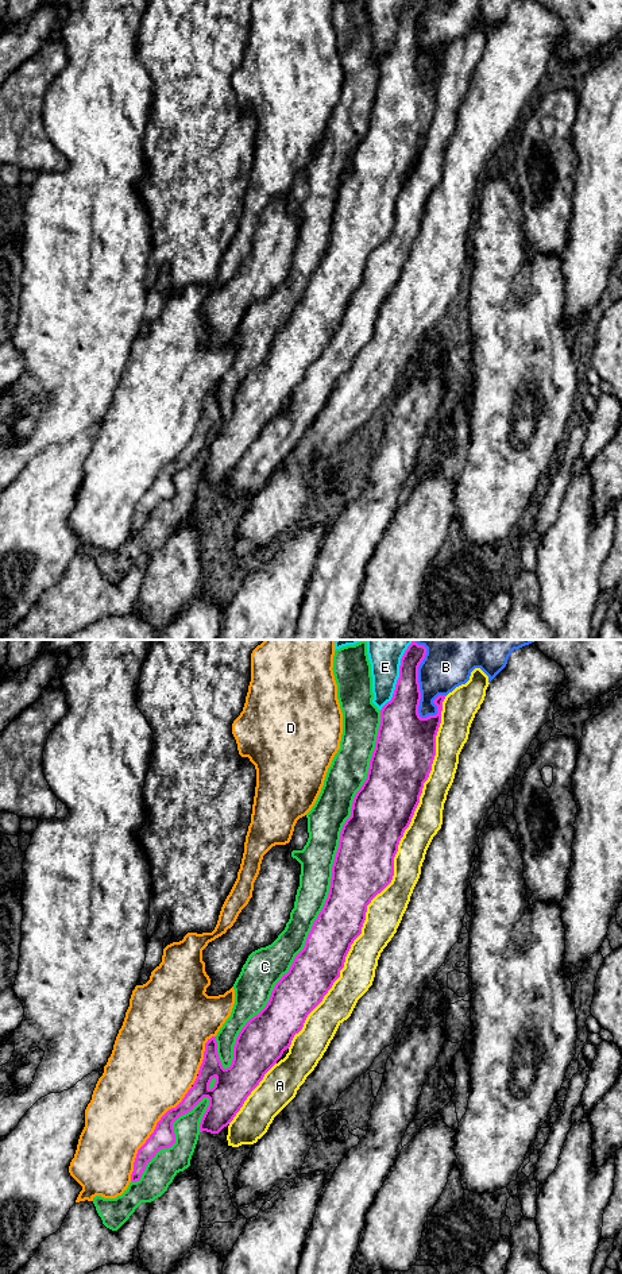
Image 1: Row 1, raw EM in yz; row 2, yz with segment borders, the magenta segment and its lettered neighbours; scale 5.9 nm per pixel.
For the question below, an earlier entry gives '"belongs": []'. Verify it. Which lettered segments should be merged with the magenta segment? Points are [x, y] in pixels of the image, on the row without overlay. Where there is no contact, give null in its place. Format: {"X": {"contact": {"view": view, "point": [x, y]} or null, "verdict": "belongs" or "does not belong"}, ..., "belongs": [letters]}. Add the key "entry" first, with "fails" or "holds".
{"entry": "fails", "A": {"contact": {"view": "yz", "point": [393, 224]}, "verdict": "belongs"}, "B": {"contact": {"view": "yz", "point": [418, 35]}, "verdict": "does not belong"}, "C": {"contact": {"view": "yz", "point": [329, 243]}, "verdict": "does not belong"}, "D": {"contact": {"view": "yz", "point": [153, 485]}, "verdict": "does not belong"}, "E": {"contact": {"view": "yz", "point": [398, 31]}, "verdict": "does not belong"}, "belongs": ["A"]}

